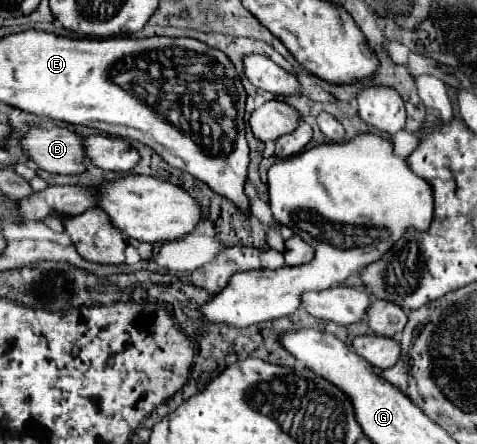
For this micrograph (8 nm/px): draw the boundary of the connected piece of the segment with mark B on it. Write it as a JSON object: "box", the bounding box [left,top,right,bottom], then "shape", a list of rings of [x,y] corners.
{"box":[23,127,89,175],"shape":[[[33,127],[23,139],[23,149],[37,167],[49,173],[81,175],[89,167],[83,137],[65,127]]]}

